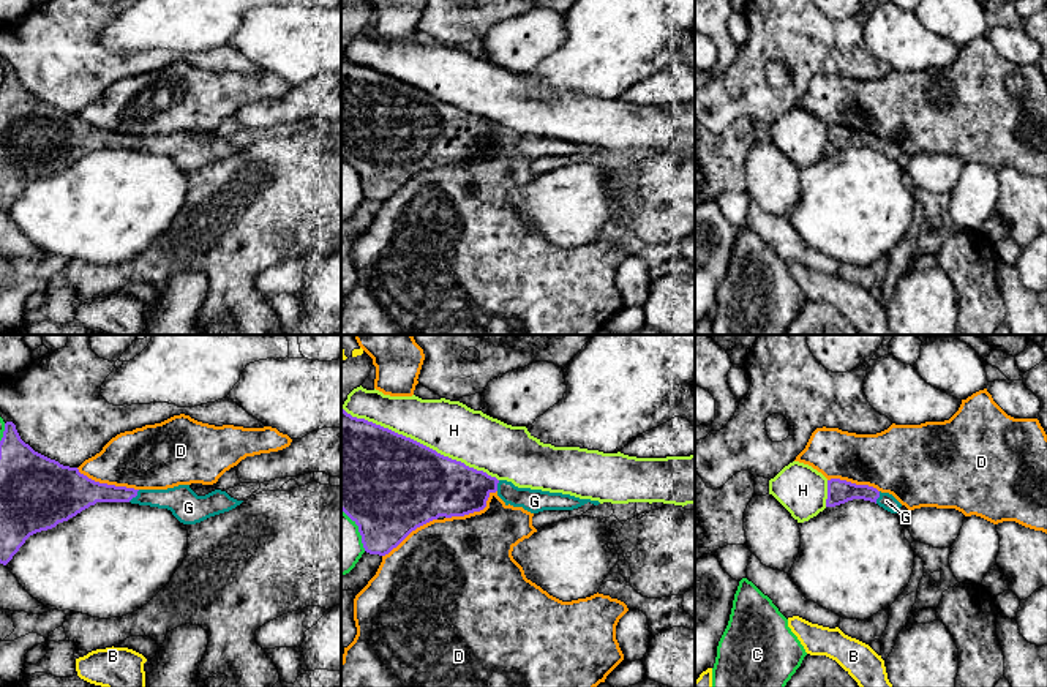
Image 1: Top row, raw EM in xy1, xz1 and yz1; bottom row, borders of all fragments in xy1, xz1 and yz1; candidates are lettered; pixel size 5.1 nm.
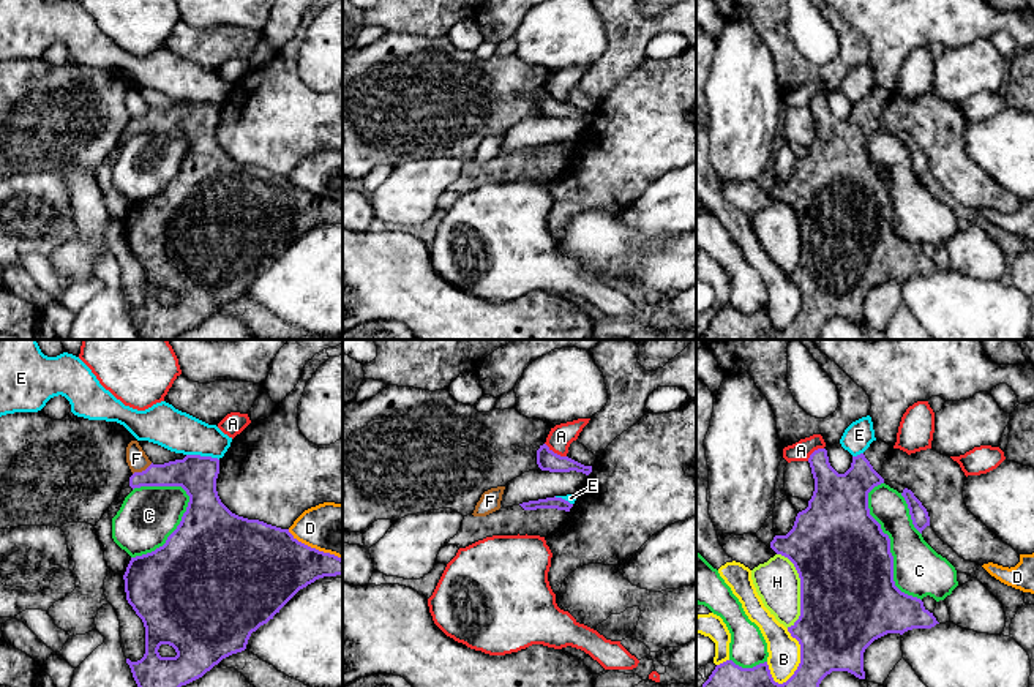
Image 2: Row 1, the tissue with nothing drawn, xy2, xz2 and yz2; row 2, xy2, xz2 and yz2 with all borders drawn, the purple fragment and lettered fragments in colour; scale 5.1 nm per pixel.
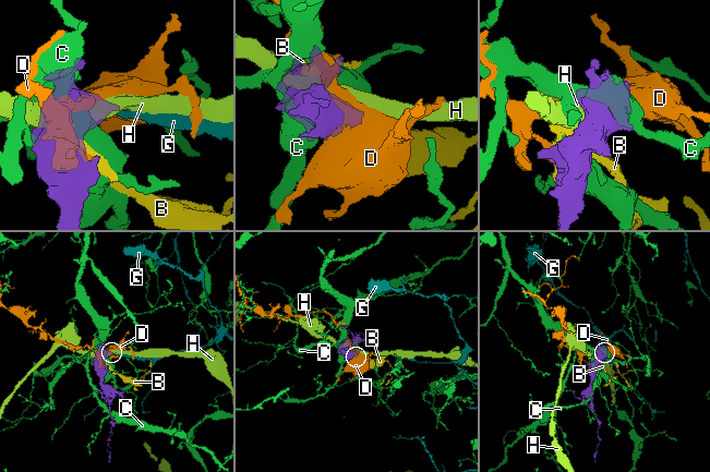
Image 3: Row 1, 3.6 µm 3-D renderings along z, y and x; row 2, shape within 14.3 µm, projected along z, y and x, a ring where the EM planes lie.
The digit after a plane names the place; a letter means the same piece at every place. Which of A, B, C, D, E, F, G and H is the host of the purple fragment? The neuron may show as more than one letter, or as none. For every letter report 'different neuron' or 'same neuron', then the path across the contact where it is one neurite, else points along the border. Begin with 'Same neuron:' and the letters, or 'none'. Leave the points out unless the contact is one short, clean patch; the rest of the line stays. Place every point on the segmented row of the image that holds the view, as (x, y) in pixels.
Same neuron: G
A: different neuron
B: different neuron
C: different neuron
D: different neuron
E: different neuron | along xy2 (187, 454), (210, 455), (218, 460)
F: different neuron | along xy2 (152, 463), (133, 474)
G: same neuron | across xy1 (86, 491), (135, 496), (182, 501)
H: different neuron

